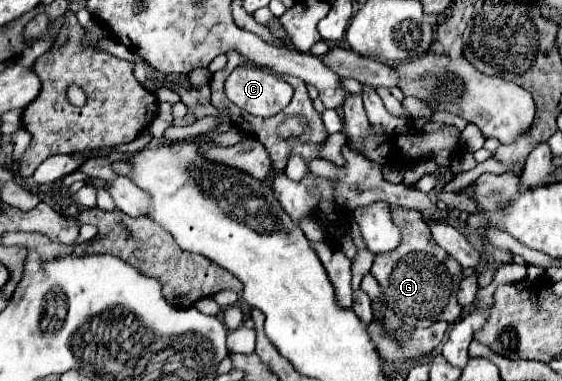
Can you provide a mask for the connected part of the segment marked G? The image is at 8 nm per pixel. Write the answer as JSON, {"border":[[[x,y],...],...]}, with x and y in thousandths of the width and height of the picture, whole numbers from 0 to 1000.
{"border":[[[705,546],[698,562],[705,588],[712,588],[715,635],[701,661],[673,667],[658,709],[687,777],[690,808],[733,861],[762,861],[772,845],[815,845],[822,829],[822,803],[815,798],[811,766],[826,730],[822,698],[801,672],[794,672],[790,688],[790,661],[772,640],[762,583],[747,556]]]}

